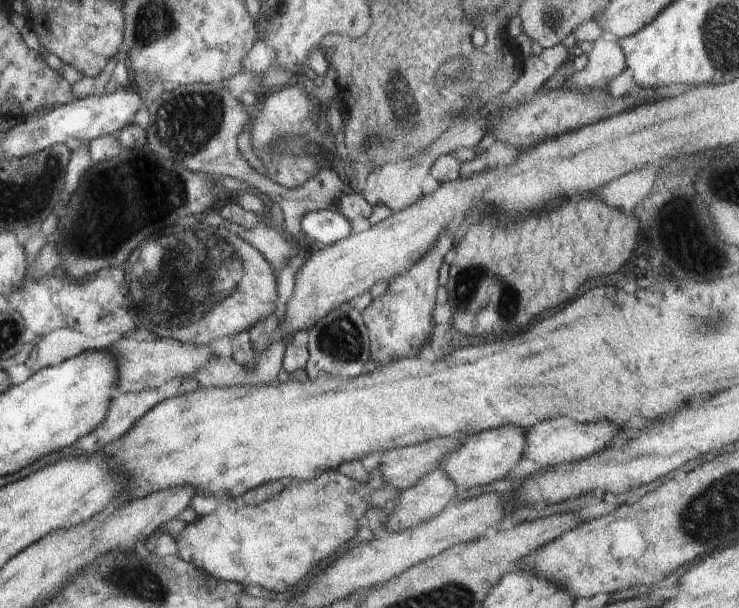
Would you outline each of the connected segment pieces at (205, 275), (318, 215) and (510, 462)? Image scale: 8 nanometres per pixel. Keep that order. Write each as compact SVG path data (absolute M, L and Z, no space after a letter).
M178 226L174 228L168 228L166 232L162 232L160 238L152 238L148 240L144 246L140 246L140 250L134 252L138 258L132 260L132 262L126 262L128 268L126 268L127 274L127 284L125 285L125 292L129 296L129 300L132 304L132 315L138 318L139 322L144 326L144 328L150 330L154 335L157 335L160 339L172 339L178 338L184 342L184 337L188 336L190 343L196 343L198 345L208 345L212 340L216 340L219 337L235 337L242 331L248 331L251 326L254 326L258 320L266 317L270 317L276 310L276 302L278 302L278 285L277 278L275 277L275 272L273 271L270 262L266 261L263 254L250 245L243 239L241 239L236 233L228 231L221 227L212 226L210 228L202 228L202 230L186 230Z
M337 206L303 214L301 229L304 236L318 246L332 246L348 238L351 233L349 220Z
M502 425L466 438L465 443L456 453L445 458L441 468L450 475L459 490L486 486L513 474L514 468L524 459L526 447L527 434L525 429L514 425Z

